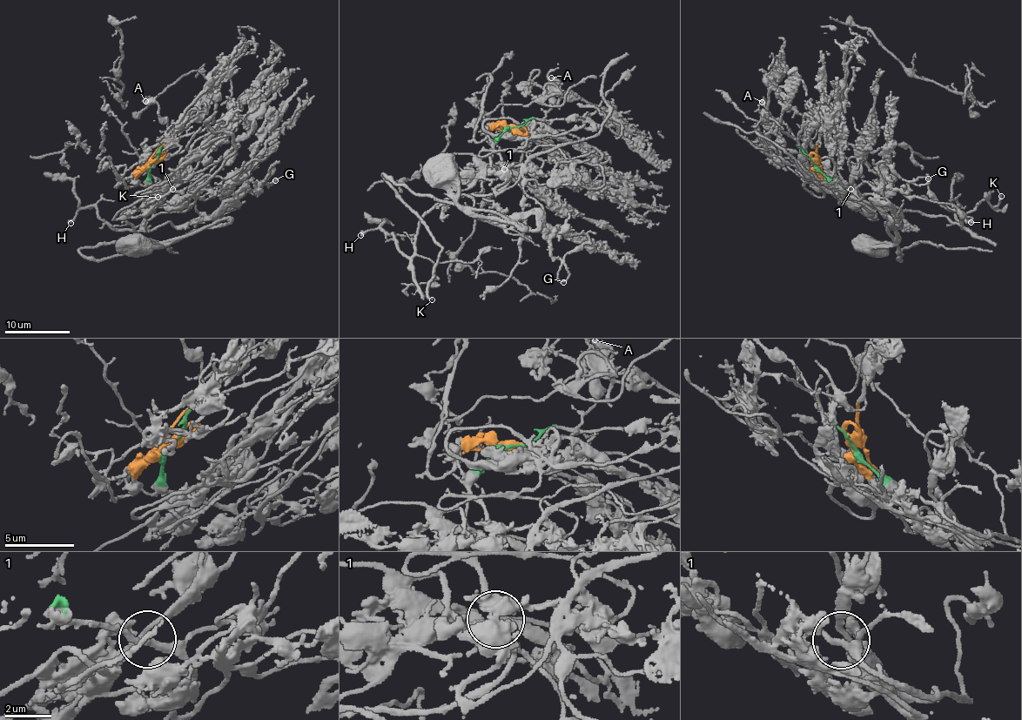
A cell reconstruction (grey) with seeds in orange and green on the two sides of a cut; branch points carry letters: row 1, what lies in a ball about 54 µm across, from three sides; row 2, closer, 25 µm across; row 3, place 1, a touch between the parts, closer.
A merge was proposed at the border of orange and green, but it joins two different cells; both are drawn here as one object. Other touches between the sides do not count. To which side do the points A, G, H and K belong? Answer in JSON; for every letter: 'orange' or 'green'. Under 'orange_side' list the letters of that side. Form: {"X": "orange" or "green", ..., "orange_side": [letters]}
{"A": "green", "G": "orange", "H": "green", "K": "green", "orange_side": ["G"]}

